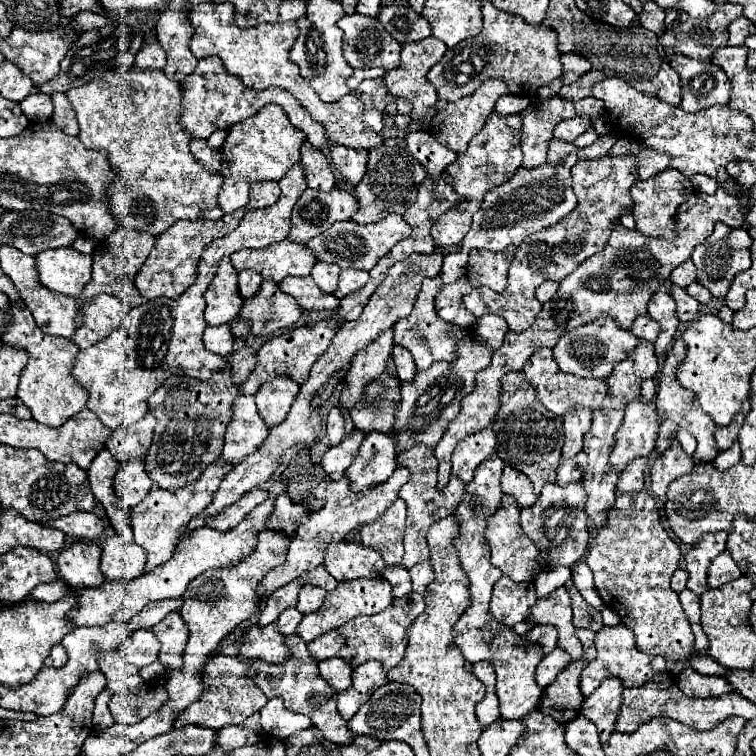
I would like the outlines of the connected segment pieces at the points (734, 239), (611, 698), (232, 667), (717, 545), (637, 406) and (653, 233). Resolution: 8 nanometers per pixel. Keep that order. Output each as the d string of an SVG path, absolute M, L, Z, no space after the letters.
M718 223L714 233L700 243L694 253L692 253L692 261L698 269L698 283L704 285L706 289L710 289L710 293L718 299L724 299L732 279L746 271L750 267L750 245L752 245L752 237L748 235L748 231L744 229L728 229L728 225Z
M618 677L604 679L602 685L582 703L580 713L598 727L602 741L608 741L614 731L614 723L622 707L622 689L624 685Z
M236 655L212 657L208 661L208 665L204 667L204 689L208 689L208 691L204 691L198 701L188 705L176 717L174 727L182 729L184 725L200 725L200 727L208 727L208 729L220 729L224 725L242 723L252 713L260 711L268 699L260 689L256 689L254 681L250 681L250 677L246 677L246 669L248 669L248 663L240 661Z
M704 533L696 545L692 545L684 555L684 565L688 571L688 589L702 595L708 589L706 573L710 561L726 549L726 533Z
M640 399L628 403L624 423L616 435L616 445L610 453L610 465L614 471L622 473L622 469L638 459L648 457L654 451L658 437L658 413L654 401L642 403Z
M666 169L646 181L638 181L632 187L634 197L634 221L636 229L646 237L664 237L672 239L676 235L676 211L680 203L684 203L694 193L694 187L688 177L684 177L676 169Z

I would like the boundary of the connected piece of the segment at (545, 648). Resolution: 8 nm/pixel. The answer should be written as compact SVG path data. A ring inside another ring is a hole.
M536 625L532 631L528 631L524 637L524 641L532 641L538 643L542 647L542 653L550 653L556 649L556 629L552 629L552 625Z

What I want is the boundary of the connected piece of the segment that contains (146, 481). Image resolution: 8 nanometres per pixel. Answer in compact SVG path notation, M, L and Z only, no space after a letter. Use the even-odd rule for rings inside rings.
M128 461L118 467L116 479L114 479L114 491L128 507L138 505L152 487L154 483L144 471L142 461Z

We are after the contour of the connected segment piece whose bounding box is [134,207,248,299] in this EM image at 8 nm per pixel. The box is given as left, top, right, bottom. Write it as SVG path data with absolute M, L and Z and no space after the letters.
M244 207L240 211L224 215L218 221L208 221L208 219L176 221L168 231L156 235L154 249L150 251L148 259L144 261L140 273L134 277L134 285L140 291L140 295L144 299L156 299L156 297L172 297L174 299L174 297L182 295L196 279L196 267L198 267L198 259L200 259L204 247L210 241L234 231L246 213L248 213L248 209Z

